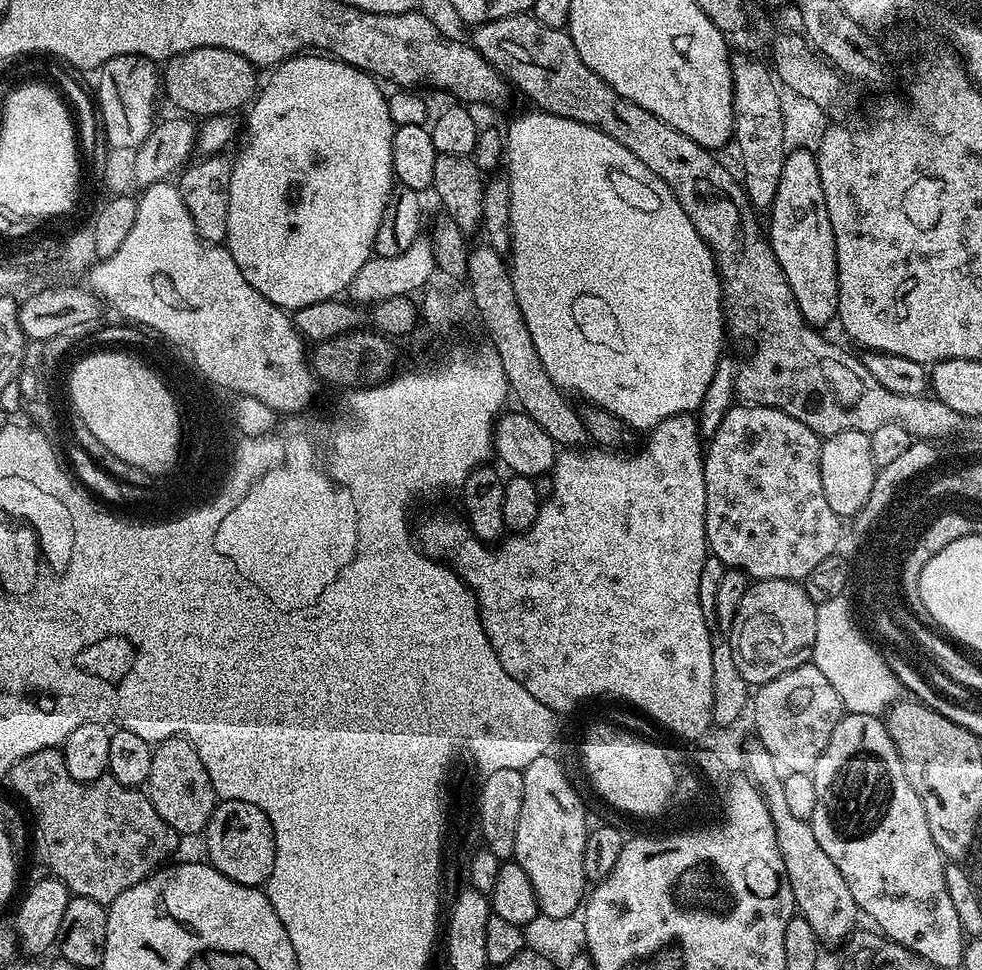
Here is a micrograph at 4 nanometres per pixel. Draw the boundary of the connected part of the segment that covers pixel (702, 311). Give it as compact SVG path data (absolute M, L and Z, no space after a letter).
M539 110L531 111L514 117L512 125L506 128L506 179L510 186L512 231L510 271L526 330L530 332L534 350L538 352L546 374L550 374L561 392L589 400L586 401L589 405L617 415L632 430L651 430L671 416L695 413L714 376L716 363L722 357L720 339L723 341L726 336L720 275L708 243L700 237L698 230L694 230L694 222L686 218L686 210L682 210L682 206L678 206L678 202L672 199L671 192L640 161L631 159L624 147L614 142L614 138L603 136L602 130L574 122L570 118Z

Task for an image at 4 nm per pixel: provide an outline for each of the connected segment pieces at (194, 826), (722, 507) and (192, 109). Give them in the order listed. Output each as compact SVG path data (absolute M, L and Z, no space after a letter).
M172 736L153 747L146 795L149 802L154 806L154 810L158 810L162 822L166 822L181 837L199 837L207 828L210 814L214 814L218 803L216 791L210 782L210 774L206 774L206 766L202 766L202 758L198 758L198 750L182 736Z
M745 404L733 406L722 418L721 425L706 444L704 453L704 477L706 478L706 538L708 551L724 563L725 568L742 570L753 581L758 580L795 580L803 582L806 574L818 566L825 558L837 555L840 544L840 524L842 518L830 510L830 502L826 502L826 490L822 490L822 466L820 465L820 446L822 440L810 426L802 426L798 418L790 418L790 414L782 414L782 410L767 408L761 404Z
M196 47L194 50L181 52L172 56L164 66L162 72L162 90L169 102L180 111L179 113L197 118L207 118L209 116L229 115L235 113L236 109L247 107L255 97L258 90L256 75L258 75L255 65L243 58L242 55L235 54L232 50L224 47Z

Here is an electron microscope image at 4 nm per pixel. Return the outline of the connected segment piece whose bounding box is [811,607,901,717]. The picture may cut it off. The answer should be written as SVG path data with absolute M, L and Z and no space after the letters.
M817 607L816 624L822 624L822 628L816 628L811 663L815 664L818 670L822 670L822 674L826 674L830 686L838 690L838 698L842 698L848 712L877 717L887 713L888 709L901 699L897 693L896 680L890 675L890 668L877 659L875 652L872 652L868 645L863 646L860 636L855 637L855 633L846 632L840 634L836 632L836 622L830 624L822 618L822 610Z

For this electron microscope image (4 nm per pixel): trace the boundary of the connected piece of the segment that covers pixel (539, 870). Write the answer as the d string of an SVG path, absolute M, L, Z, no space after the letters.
M554 756L534 758L530 766L522 769L524 793L522 810L518 814L518 830L514 830L512 855L514 863L526 870L526 878L530 878L534 886L540 915L566 920L575 917L586 900L582 854L586 851L590 823L571 778Z

